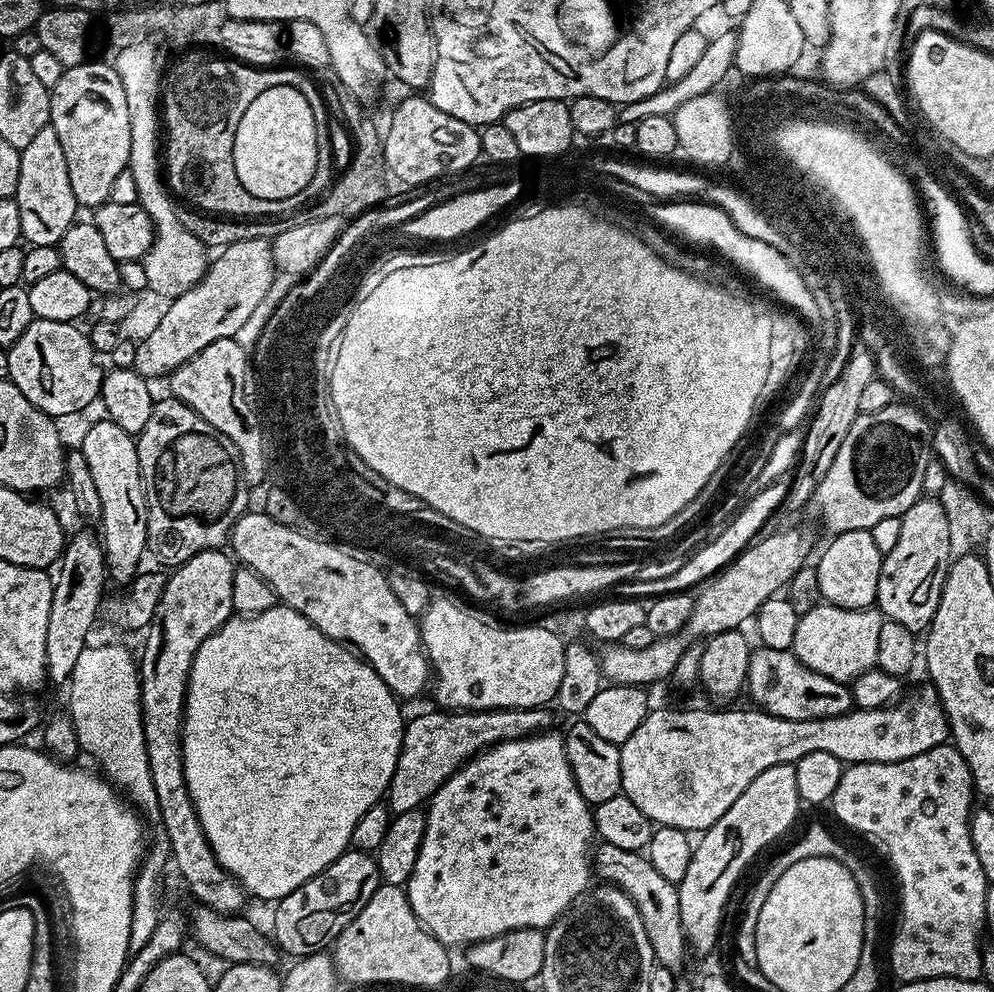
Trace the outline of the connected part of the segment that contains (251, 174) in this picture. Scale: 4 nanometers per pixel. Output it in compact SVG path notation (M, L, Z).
M274 86L259 92L250 106L246 106L238 131L236 168L240 168L240 180L244 180L256 196L288 196L288 192L296 192L300 184L310 182L318 158L316 123L311 106L298 90Z

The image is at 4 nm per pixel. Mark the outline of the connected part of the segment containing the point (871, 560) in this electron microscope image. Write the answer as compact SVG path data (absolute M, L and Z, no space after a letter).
M867 528L837 532L824 548L820 561L814 564L818 574L820 595L839 608L871 608L878 594L878 574L882 553L874 546L874 538Z

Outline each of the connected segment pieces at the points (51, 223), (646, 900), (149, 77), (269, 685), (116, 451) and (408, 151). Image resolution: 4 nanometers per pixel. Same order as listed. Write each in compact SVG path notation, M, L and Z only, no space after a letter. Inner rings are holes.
M51 126L38 130L38 135L20 149L18 190L14 197L22 213L22 240L28 246L59 245L71 224L77 223L78 205L70 190L70 170L66 170L66 153Z
M602 842L597 845L592 856L593 873L600 879L606 878L615 887L620 887L635 902L642 917L646 936L650 940L657 965L674 973L681 973L686 954L688 955L687 937L684 934L681 918L681 896L679 887L664 878L654 869L643 853L621 850Z
M134 40L115 53L114 67L126 90L126 106L130 110L130 158L127 171L134 174L138 185L138 202L150 214L154 235L143 266L151 291L160 296L175 298L190 290L203 278L210 263L206 245L194 238L182 222L178 222L176 204L168 198L169 189L162 179L162 120L158 115L158 101L162 96L162 68L156 61L156 48L148 40Z
M278 602L270 610L262 610L262 614L254 614L253 616L233 615L217 632L210 634L210 638L206 638L206 642L202 642L202 646L198 646L198 654L194 654L194 662L190 666L190 674L188 675L188 693L184 699L184 728L180 732L180 745L182 746L182 758L184 759L184 777L186 778L190 798L194 802L194 810L198 814L198 822L202 822L202 830L206 834L218 862L242 885L249 897L257 896L260 900L278 902L283 896L298 890L298 886L310 882L310 878L314 878L322 870L326 870L326 866L330 866L330 862L337 860L342 853L349 851L354 826L358 826L358 818L362 818L362 814L366 814L366 810L370 810L370 806L379 804L385 799L388 783L394 774L394 766L398 762L398 754L402 746L404 725L406 723L406 716L400 713L400 707L402 707L401 701L386 686L386 682L382 682L382 678L372 669L372 665L367 660L361 658L351 647L345 646L341 641L330 639L326 633L318 630L318 626L314 626L314 622L310 622L305 616L298 614L298 610L288 607L286 604Z
M101 418L85 430L78 449L90 466L94 490L98 490L98 526L104 530L102 543L107 575L111 579L113 576L120 586L127 586L137 575L141 567L140 559L146 556L148 546L148 503L144 493L144 479L138 466L136 436L122 430L122 426L118 426L113 420Z
M408 94L393 110L388 133L386 130L382 139L387 171L404 184L424 184L447 172L460 172L482 156L479 131L458 118L450 118L450 114L438 110L438 106L420 94Z

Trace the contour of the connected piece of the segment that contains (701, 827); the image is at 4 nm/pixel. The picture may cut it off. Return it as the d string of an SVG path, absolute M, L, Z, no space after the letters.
M925 686L921 692L916 692L913 696L907 696L905 695L899 700L887 704L885 708L853 707L851 712L841 716L818 718L817 720L787 720L781 716L772 716L763 710L751 710L752 712L707 712L704 708L688 708L685 712L679 712L676 708L653 707L649 711L647 718L642 722L642 726L638 726L638 730L634 730L634 734L630 734L630 738L626 738L626 742L619 745L620 761L622 762L622 786L620 791L623 796L630 798L630 802L634 802L634 806L638 806L638 810L642 810L642 814L646 814L646 818L652 820L653 825L674 826L678 830L689 834L702 834L707 828L714 826L714 822L718 822L718 818L722 818L722 814L726 814L726 810L730 810L730 806L734 806L734 802L738 799L738 794L742 794L742 790L746 790L746 786L750 786L750 782L754 782L754 778L758 778L758 774L762 774L762 770L770 770L770 766L778 766L779 764L795 765L796 761L801 760L806 754L814 754L815 752L834 754L834 758L838 758L845 765L865 764L866 762L902 762L906 758L914 758L914 754L926 754L926 750L934 750L934 746L949 743L948 716L944 713L944 707L940 704L936 689L931 686Z

